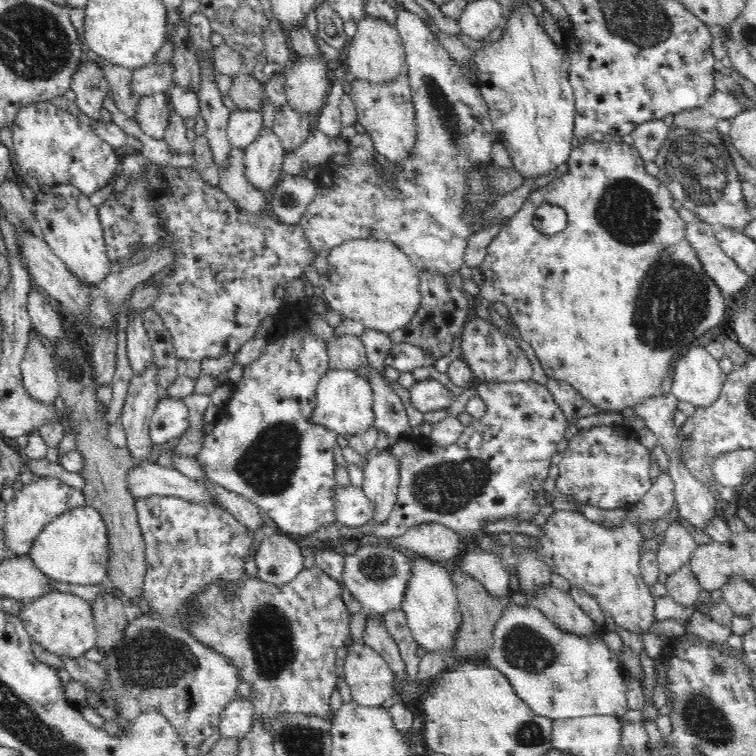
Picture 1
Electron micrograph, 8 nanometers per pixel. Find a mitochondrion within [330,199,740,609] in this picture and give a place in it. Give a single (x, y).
(673, 303)

